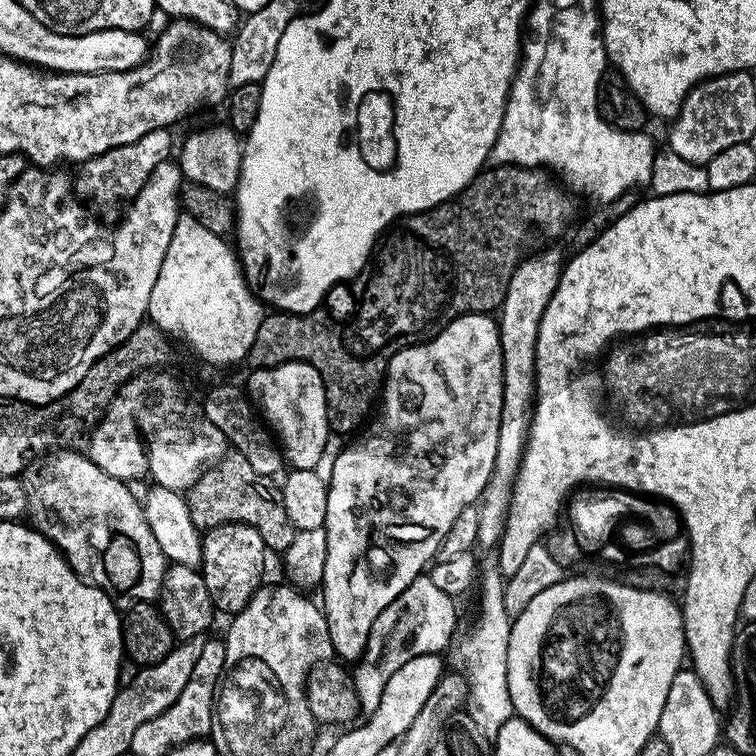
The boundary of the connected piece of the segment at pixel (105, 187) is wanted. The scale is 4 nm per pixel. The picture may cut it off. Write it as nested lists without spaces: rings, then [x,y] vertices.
[[[166,128],[150,130],[150,134],[142,134],[138,142],[130,142],[126,146],[106,150],[106,154],[98,154],[94,158],[83,161],[79,165],[80,177],[77,175],[74,180],[75,195],[85,201],[93,200],[100,208],[112,208],[115,204],[123,205],[125,202],[132,201],[142,190],[142,186],[146,186],[146,182],[158,165],[173,155],[172,134]]]

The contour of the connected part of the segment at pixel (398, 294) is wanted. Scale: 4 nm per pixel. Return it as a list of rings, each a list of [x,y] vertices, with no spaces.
[[[515,166],[485,167],[468,183],[466,188],[458,193],[458,195],[452,197],[452,199],[442,202],[437,208],[428,208],[425,212],[414,212],[410,216],[403,217],[403,219],[393,223],[387,229],[386,235],[379,241],[375,252],[369,257],[368,263],[364,265],[359,275],[353,277],[350,284],[350,287],[352,287],[350,300],[345,302],[342,308],[343,314],[330,314],[323,307],[315,308],[314,311],[305,314],[281,312],[279,310],[269,311],[265,315],[263,322],[258,326],[258,334],[254,334],[254,342],[250,346],[246,357],[247,363],[252,363],[251,367],[253,369],[276,368],[279,364],[289,364],[295,360],[303,360],[313,364],[315,369],[318,370],[319,377],[322,378],[324,393],[326,394],[329,429],[333,433],[354,431],[363,422],[364,415],[369,412],[375,396],[377,399],[383,382],[387,377],[389,363],[396,352],[399,352],[409,344],[423,343],[426,340],[432,339],[450,321],[458,316],[465,316],[467,312],[495,313],[500,305],[503,304],[504,295],[510,286],[510,278],[525,255],[524,243],[527,242],[532,228],[537,228],[544,236],[560,236],[564,231],[566,231],[565,233],[569,231],[570,225],[577,219],[576,204],[572,201],[574,196],[571,191],[565,190],[559,183],[556,185],[552,179],[554,179],[553,173],[542,168],[517,168]]]

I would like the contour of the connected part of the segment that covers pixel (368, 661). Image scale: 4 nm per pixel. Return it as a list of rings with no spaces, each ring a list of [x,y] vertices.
[[[421,574],[374,622],[370,630],[370,638],[364,647],[364,655],[360,657],[355,668],[360,672],[360,691],[358,700],[380,700],[386,682],[390,682],[390,674],[398,670],[410,658],[421,656],[433,650],[441,650],[452,640],[456,632],[456,604],[457,601],[450,594],[438,590],[431,582],[428,574]]]

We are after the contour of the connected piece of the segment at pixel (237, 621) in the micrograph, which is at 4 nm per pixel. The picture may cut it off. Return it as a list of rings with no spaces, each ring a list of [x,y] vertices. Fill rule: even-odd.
[[[265,583],[250,598],[250,602],[242,611],[231,617],[232,625],[228,628],[228,636],[223,637],[226,658],[224,669],[220,678],[234,678],[234,684],[219,682],[216,690],[216,704],[236,704],[236,686],[260,686],[266,680],[272,682],[280,680],[284,684],[282,688],[288,690],[288,698],[292,704],[292,720],[298,720],[298,726],[288,740],[286,750],[289,754],[296,754],[300,744],[308,744],[312,735],[318,729],[318,723],[312,716],[308,698],[305,692],[305,681],[308,672],[318,664],[331,661],[332,639],[330,638],[330,626],[324,617],[321,605],[312,600],[307,600],[301,591],[295,587],[284,584]],[[226,670],[238,670],[228,672]],[[254,678],[254,680],[250,680]]]

